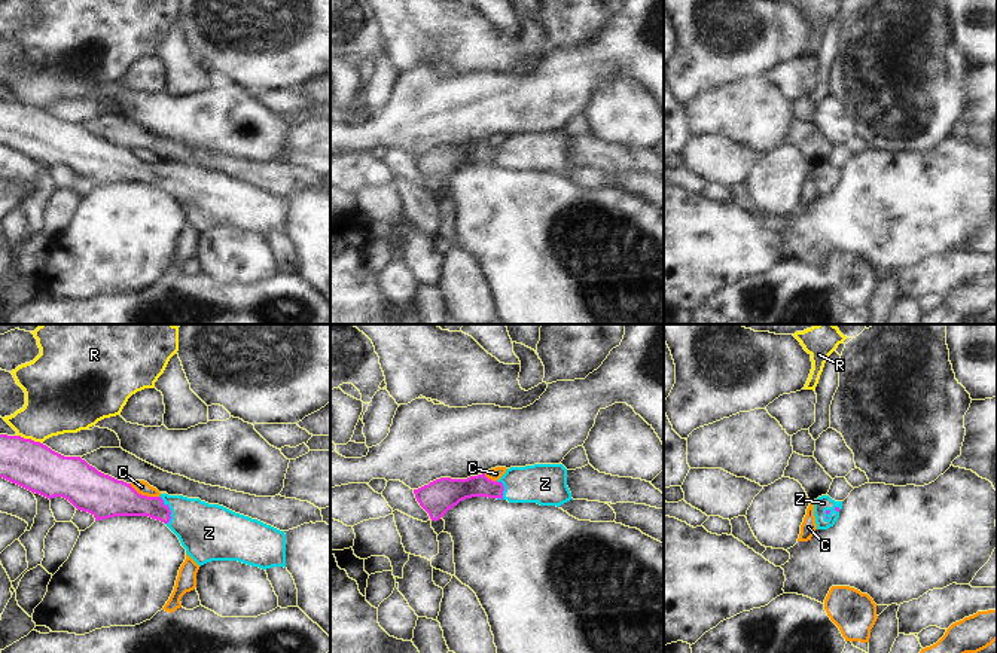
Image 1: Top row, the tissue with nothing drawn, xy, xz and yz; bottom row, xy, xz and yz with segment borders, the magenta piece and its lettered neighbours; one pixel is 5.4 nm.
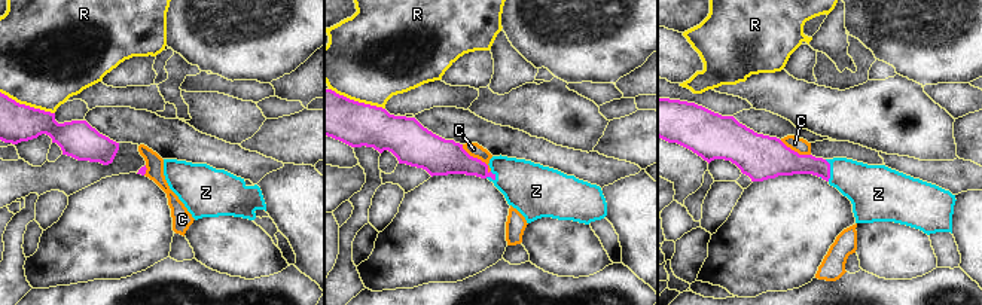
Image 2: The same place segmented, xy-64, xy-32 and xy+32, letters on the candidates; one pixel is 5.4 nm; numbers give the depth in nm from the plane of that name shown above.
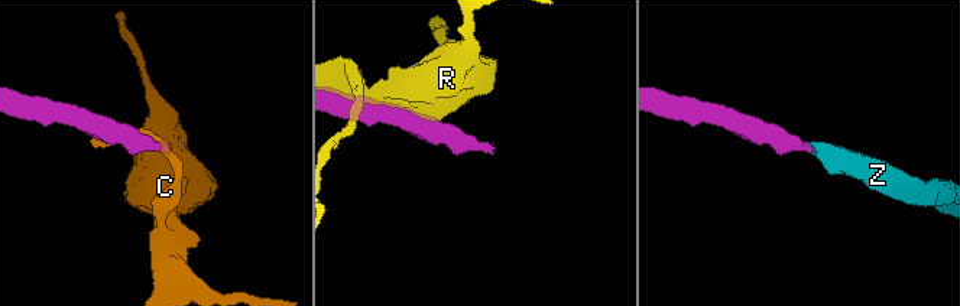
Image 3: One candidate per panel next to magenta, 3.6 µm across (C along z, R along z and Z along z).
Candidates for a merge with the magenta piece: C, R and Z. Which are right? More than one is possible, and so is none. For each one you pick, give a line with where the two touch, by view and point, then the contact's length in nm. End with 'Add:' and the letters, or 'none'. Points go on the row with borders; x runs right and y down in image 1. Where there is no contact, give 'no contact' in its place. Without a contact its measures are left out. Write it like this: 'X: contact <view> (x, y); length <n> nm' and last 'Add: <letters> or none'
Z: contact xy (170, 510); length 170 nm
Add: Z

